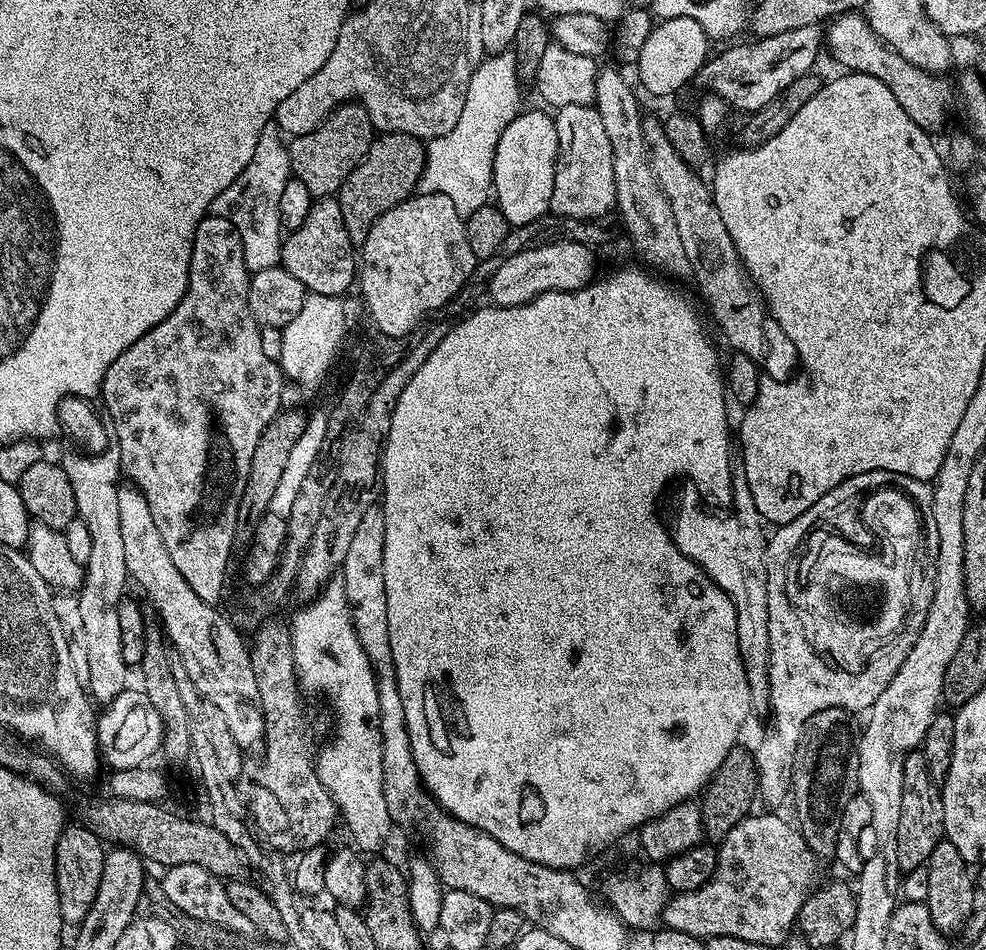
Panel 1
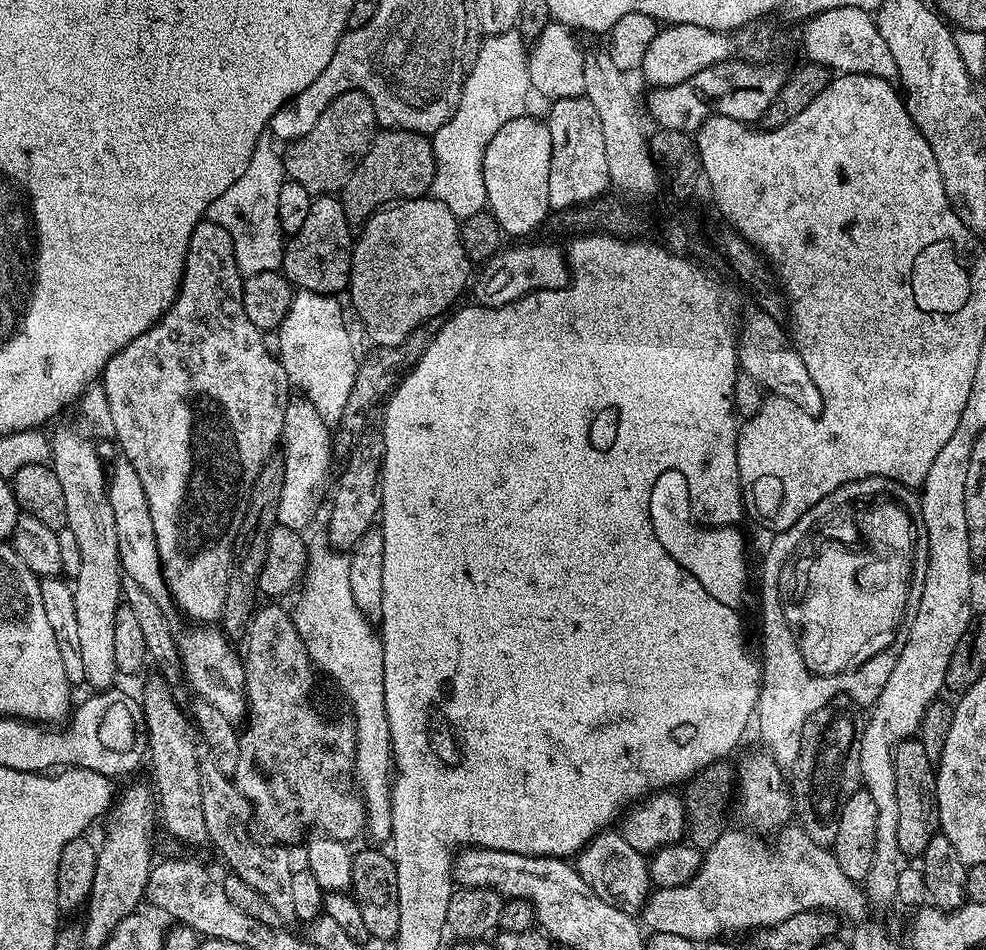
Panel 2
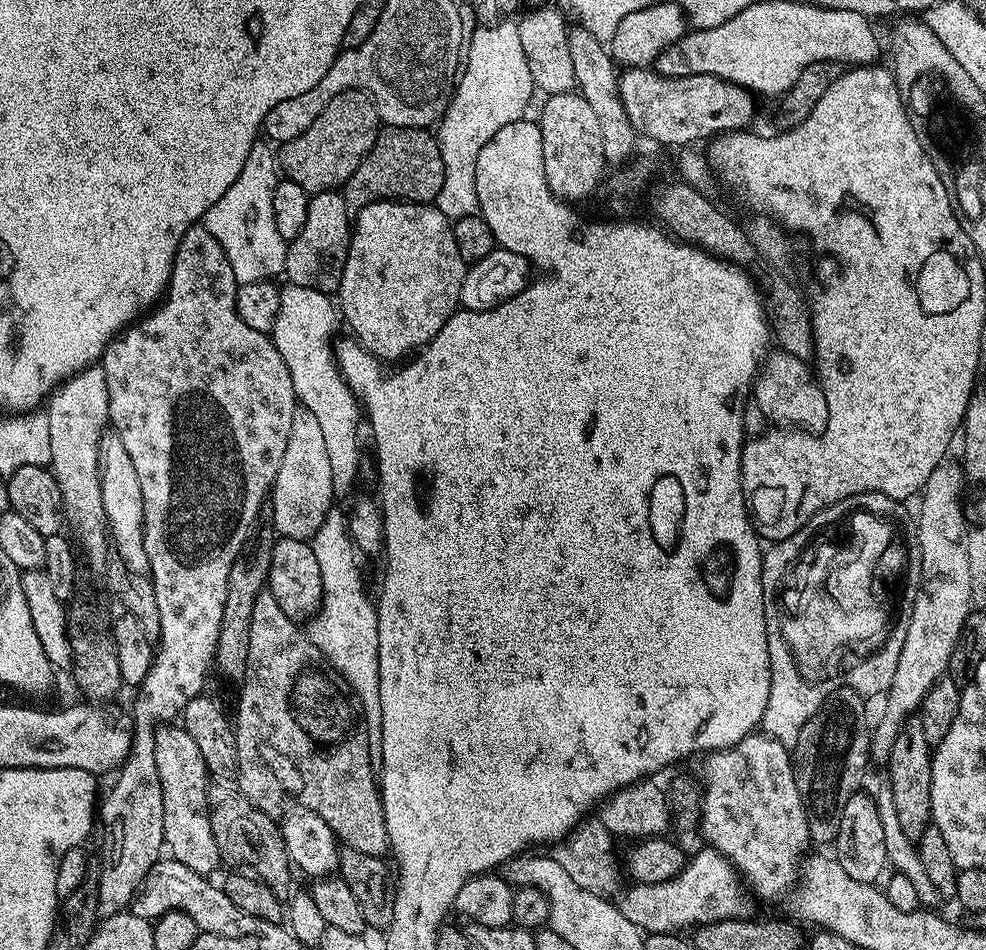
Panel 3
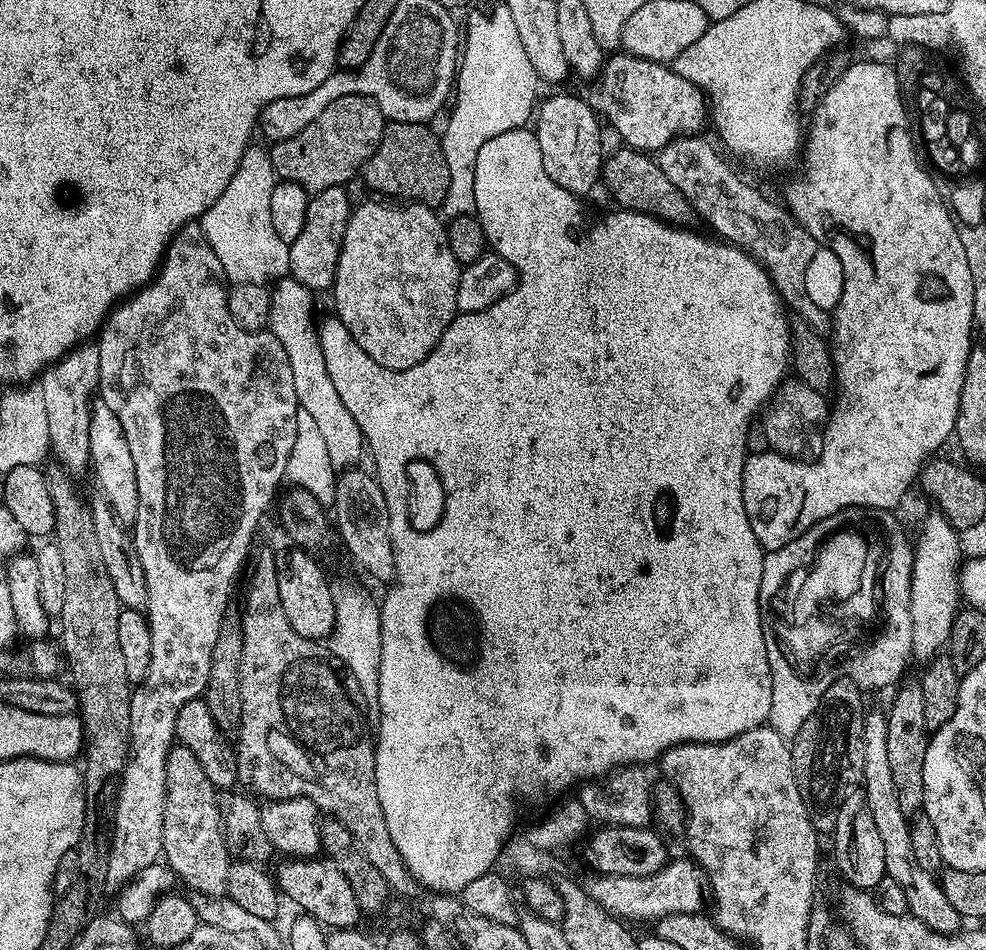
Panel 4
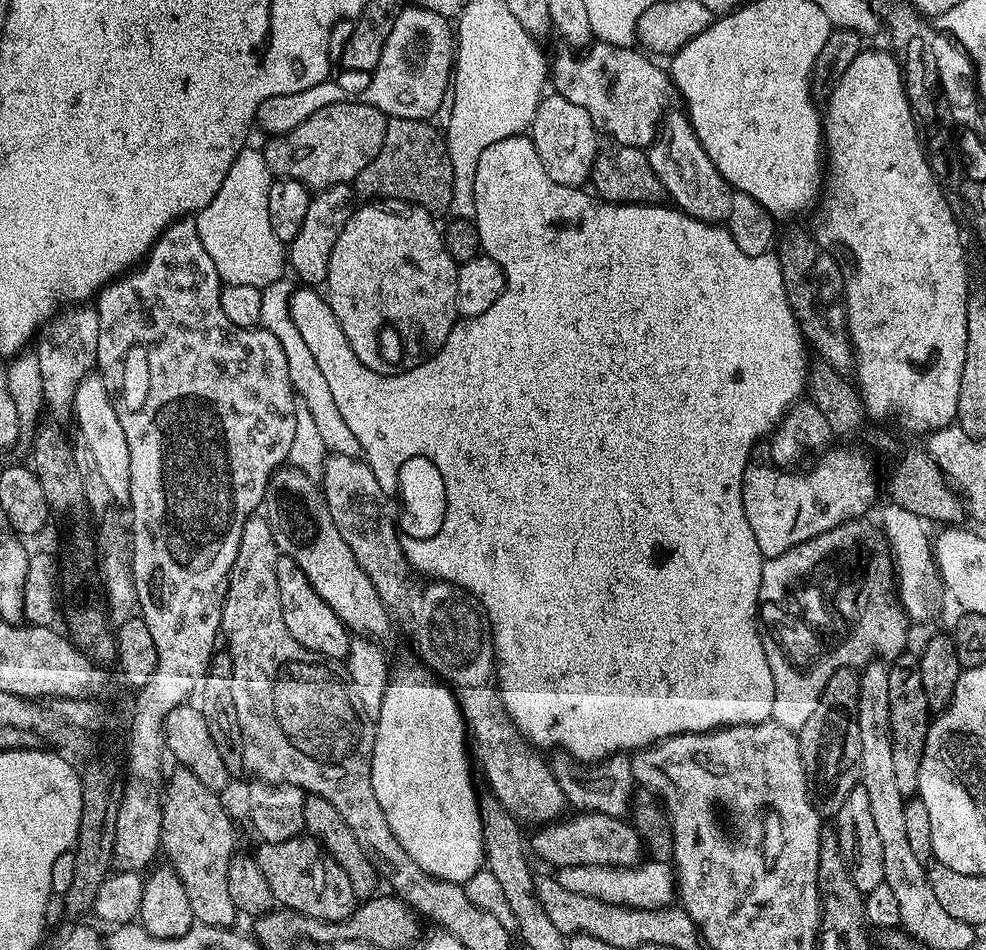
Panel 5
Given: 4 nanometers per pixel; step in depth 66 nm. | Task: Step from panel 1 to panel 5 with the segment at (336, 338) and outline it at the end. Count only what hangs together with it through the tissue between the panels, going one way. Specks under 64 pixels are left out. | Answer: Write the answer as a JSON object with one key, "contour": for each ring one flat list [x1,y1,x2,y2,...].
{"contour":[[281,278,262,290,261,325,267,332,274,334,278,342,282,342,282,350,286,350,286,366,290,366,290,382,296,395,306,400,306,405,310,408,310,413,314,417,315,425,318,426,327,451,337,456,359,457,361,451,358,438,354,438,350,426,346,426,342,413,334,402,334,394,330,394,330,386,326,383,326,377,322,374,322,370,318,370,318,365,314,362,314,354,310,354,310,346,306,346,306,342,302,340,302,334,298,334,298,326,294,326,294,318,290,314,288,305,292,301,294,284,291,279,289,280]]}

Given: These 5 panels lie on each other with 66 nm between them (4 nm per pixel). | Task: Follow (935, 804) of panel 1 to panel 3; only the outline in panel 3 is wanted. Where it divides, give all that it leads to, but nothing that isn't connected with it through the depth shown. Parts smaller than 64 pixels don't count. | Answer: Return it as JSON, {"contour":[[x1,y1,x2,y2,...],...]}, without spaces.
{"contour":[[909,718,904,721,904,724,898,730,898,736,894,738,894,746,890,746,890,758,886,761,886,768,888,768,888,772,886,771,886,779,888,785,892,787,892,793,894,794,894,810,898,810,898,822,902,825,902,834,906,836,906,838,912,840,913,842,919,842,922,838,922,834,925,830,930,827,932,824,932,807,930,806,930,774,932,773,932,754,934,751,934,746,930,742,926,742,926,733,922,730,922,722,918,718]]}

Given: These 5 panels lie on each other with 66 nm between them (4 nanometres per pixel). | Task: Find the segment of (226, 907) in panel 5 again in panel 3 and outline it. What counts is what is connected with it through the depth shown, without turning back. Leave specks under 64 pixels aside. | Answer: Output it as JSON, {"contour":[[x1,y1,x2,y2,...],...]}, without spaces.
{"contour":[[161,726,154,738,154,758,158,762,158,782,162,782,162,818,164,819,164,846,167,855,182,862,202,876,211,877,216,867,221,867,218,842,214,842,214,830,210,826,208,813,208,786,210,773,202,758,202,750,194,743,194,738,182,726]]}

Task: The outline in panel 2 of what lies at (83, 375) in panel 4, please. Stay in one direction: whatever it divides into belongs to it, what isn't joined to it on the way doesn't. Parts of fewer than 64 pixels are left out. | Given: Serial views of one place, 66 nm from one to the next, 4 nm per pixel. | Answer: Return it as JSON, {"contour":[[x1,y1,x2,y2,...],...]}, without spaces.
{"contour":[[95,383,88,387,78,400,78,412,83,418,60,425,51,433,52,458,50,467,54,470,61,483,62,494,65,495,66,516,68,528,75,535,78,542,81,565,79,572,74,578,72,589,75,604,75,617,78,619,78,642,82,653,82,664,86,684,90,684,93,691,109,691,118,680,117,664,114,660,114,614,122,603,122,579,123,569,120,566,120,555,118,554,118,534,115,529,114,510,111,509,106,466,102,464,96,454,96,448,90,440,95,426,100,426,102,435,113,439,116,435,113,419,110,413,110,404,106,399,105,390,101,383]]}

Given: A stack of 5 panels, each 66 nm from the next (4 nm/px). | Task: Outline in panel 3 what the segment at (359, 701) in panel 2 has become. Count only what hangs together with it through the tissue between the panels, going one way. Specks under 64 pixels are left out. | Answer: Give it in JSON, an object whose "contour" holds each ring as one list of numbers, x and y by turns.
{"contour":[[333,506,329,509,325,515,325,520,320,526,318,526,317,532,310,539,310,543,314,550,314,555,318,558,318,564,321,566,321,578,322,578,322,590,324,596,321,598,320,608,317,609,314,616,307,621,306,631,308,637,314,642,314,646,318,646,318,650,322,650,324,655,329,662,337,668,342,674,342,678,346,678,346,682,356,692,356,697,360,699,361,704,364,705,364,722,368,726,368,741,370,742,370,754,374,758,378,758,382,754,382,742,380,741,380,727,382,726,382,706,380,705,380,675,378,674,378,618,376,617,376,604,373,601,368,601,368,592,364,589,364,582,360,578,360,564,356,561,358,557,358,549,352,542,351,536,348,535,348,518,345,509,339,506]]}

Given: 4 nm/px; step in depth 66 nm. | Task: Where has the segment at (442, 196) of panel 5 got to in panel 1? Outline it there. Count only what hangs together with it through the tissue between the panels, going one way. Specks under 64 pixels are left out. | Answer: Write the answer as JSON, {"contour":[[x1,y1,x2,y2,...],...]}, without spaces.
{"contour":[[385,132,373,139,366,158,354,169,350,178,342,182,338,193,346,234,350,234,353,245,363,244,366,234,370,234,370,226,374,226,379,216,417,191,427,157,425,141,417,136]]}

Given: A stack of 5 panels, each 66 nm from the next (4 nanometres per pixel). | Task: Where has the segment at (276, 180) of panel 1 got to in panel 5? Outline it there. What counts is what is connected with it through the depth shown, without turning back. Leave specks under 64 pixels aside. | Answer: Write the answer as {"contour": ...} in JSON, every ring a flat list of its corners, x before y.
{"contour":[[244,147,234,158,230,174,226,174,222,186,218,186,218,194,214,194,214,202,198,213,195,222,198,238,202,238,202,246,206,246,206,254,210,254,221,281,263,290,285,275,286,248,274,238,270,226,270,186,274,177,266,166,263,151,252,147]]}

